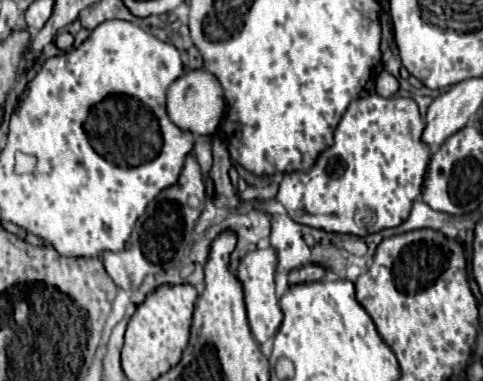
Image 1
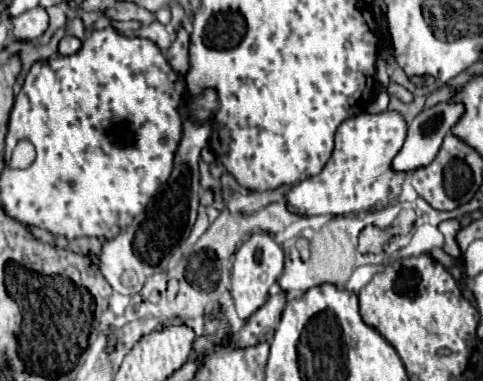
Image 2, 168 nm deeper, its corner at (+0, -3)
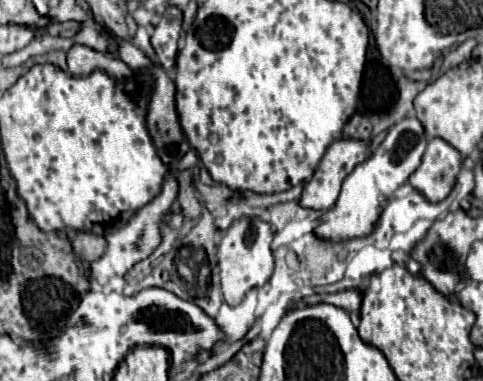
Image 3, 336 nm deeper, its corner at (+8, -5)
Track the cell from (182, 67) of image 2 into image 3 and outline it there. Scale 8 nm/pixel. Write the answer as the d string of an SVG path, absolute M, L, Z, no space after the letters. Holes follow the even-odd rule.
M168 7L168 11L162 15L160 23L156 25L156 31L152 35L152 47L156 51L158 63L164 69L172 69L176 63L176 51L178 51L178 37L180 37L180 9Z

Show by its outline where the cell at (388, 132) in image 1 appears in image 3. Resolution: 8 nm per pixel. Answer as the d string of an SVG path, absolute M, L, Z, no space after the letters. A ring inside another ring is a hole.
M338 139L338 141L334 141L326 149L326 153L324 153L318 169L314 171L312 179L304 183L304 189L302 189L302 195L300 195L300 205L308 207L308 209L320 209L320 211L332 209L336 205L336 201L338 201L338 195L340 195L340 189L342 189L342 181L352 173L352 169L358 163L366 161L368 157L370 157L368 141L360 141L360 139Z

